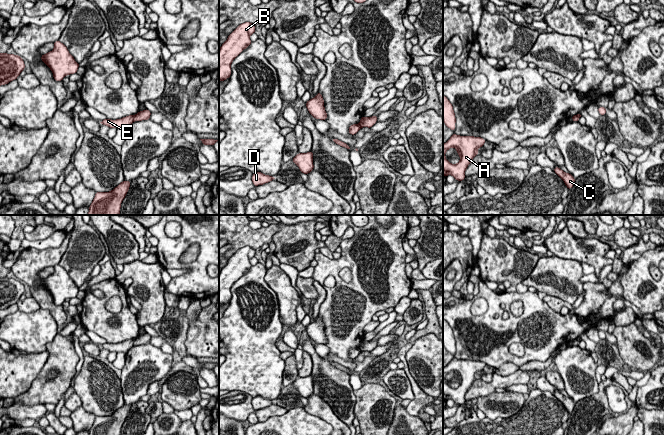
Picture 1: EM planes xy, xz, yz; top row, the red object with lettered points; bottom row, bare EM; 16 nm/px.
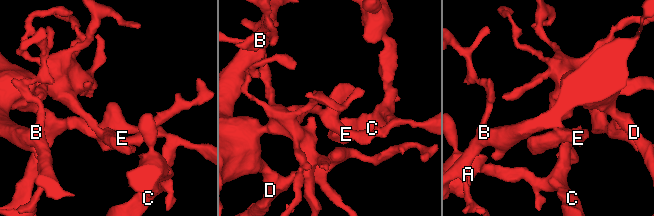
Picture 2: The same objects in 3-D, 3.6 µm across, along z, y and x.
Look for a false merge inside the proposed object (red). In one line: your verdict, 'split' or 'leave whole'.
split

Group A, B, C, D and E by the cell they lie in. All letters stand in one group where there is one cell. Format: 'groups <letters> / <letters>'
groups A B D E / C

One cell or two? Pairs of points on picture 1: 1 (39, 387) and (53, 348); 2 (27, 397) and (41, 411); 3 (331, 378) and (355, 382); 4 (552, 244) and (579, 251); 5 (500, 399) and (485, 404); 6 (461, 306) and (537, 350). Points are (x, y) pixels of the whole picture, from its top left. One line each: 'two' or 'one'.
1: one
2: two
3: two
4: one
5: one
6: one

